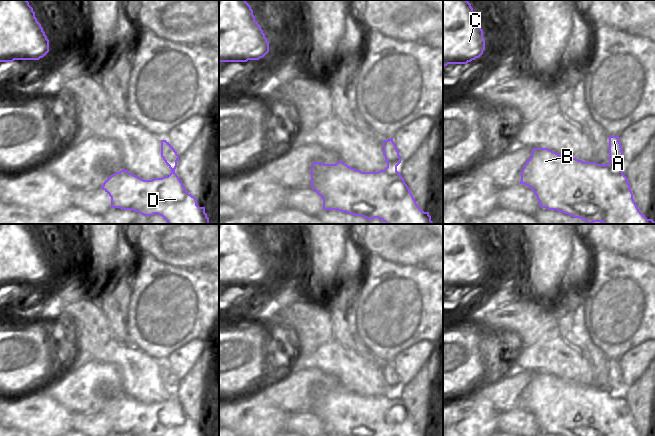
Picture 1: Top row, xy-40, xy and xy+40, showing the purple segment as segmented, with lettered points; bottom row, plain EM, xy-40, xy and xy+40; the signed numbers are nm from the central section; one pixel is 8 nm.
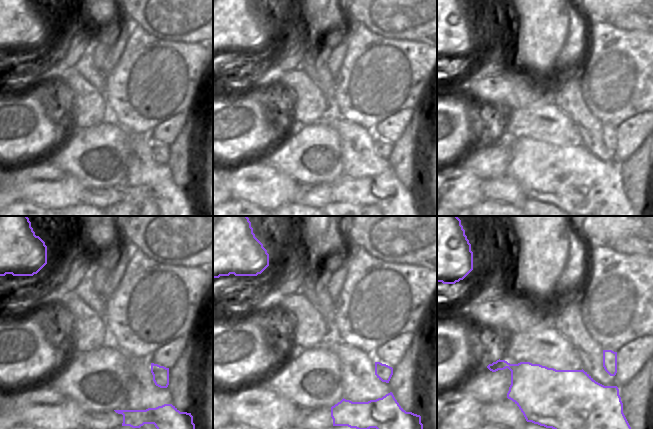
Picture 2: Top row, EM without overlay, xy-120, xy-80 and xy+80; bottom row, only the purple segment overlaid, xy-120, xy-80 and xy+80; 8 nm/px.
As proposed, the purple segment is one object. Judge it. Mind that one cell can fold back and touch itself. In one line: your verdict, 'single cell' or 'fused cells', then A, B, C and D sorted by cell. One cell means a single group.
fused cells; groups A / B C D

